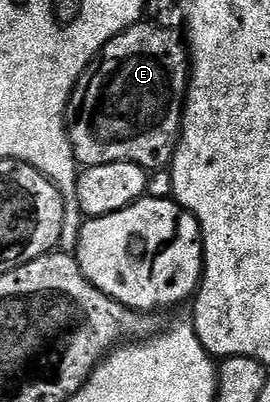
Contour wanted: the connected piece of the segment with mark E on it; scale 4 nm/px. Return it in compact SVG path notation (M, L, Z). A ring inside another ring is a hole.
M139 23L133 25L132 27L128 27L124 32L120 35L116 35L113 39L108 42L105 47L100 50L100 52L94 54L94 58L92 59L92 63L83 73L80 75L80 79L76 83L76 87L72 91L72 95L70 96L69 103L66 104L66 138L70 140L70 147L74 152L74 160L78 162L79 166L89 167L91 165L103 165L104 163L136 163L141 169L145 169L147 171L158 171L163 167L169 166L170 160L174 157L174 147L178 143L178 138L182 132L182 107L186 104L186 91L188 88L188 78L190 76L190 59L188 56L188 46L186 44L186 38L183 36L181 32L177 29L165 29L164 27L160 27L159 25L152 25L149 23Z

